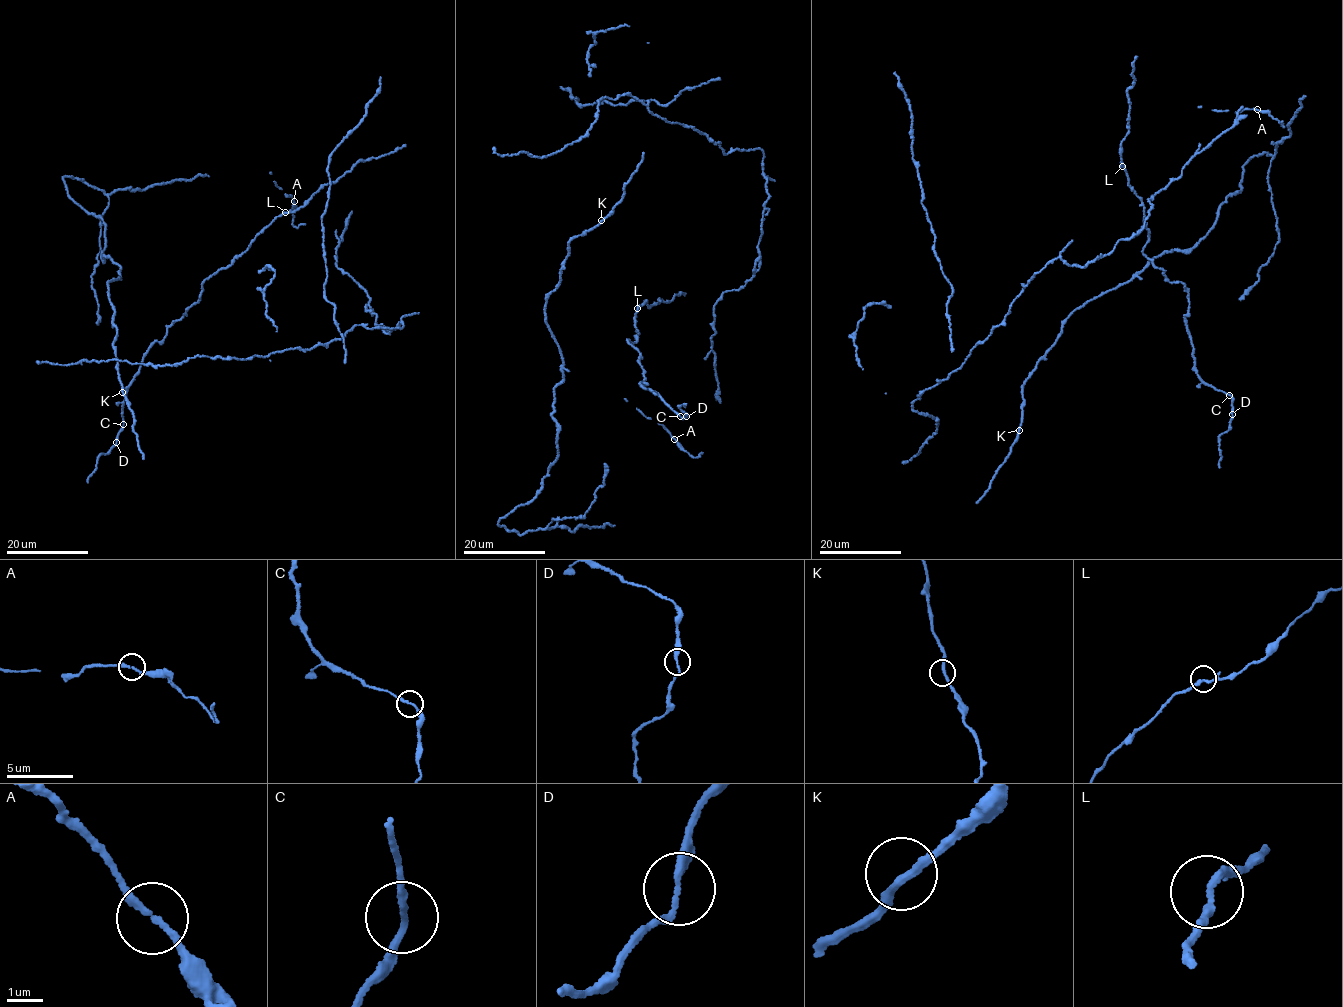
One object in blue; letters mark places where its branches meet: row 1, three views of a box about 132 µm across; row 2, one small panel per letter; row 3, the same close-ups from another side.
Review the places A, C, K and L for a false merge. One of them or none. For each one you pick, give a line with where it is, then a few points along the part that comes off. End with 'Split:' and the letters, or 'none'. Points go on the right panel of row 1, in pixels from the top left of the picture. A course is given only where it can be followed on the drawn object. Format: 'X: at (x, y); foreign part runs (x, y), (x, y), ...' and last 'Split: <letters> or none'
Split: none

